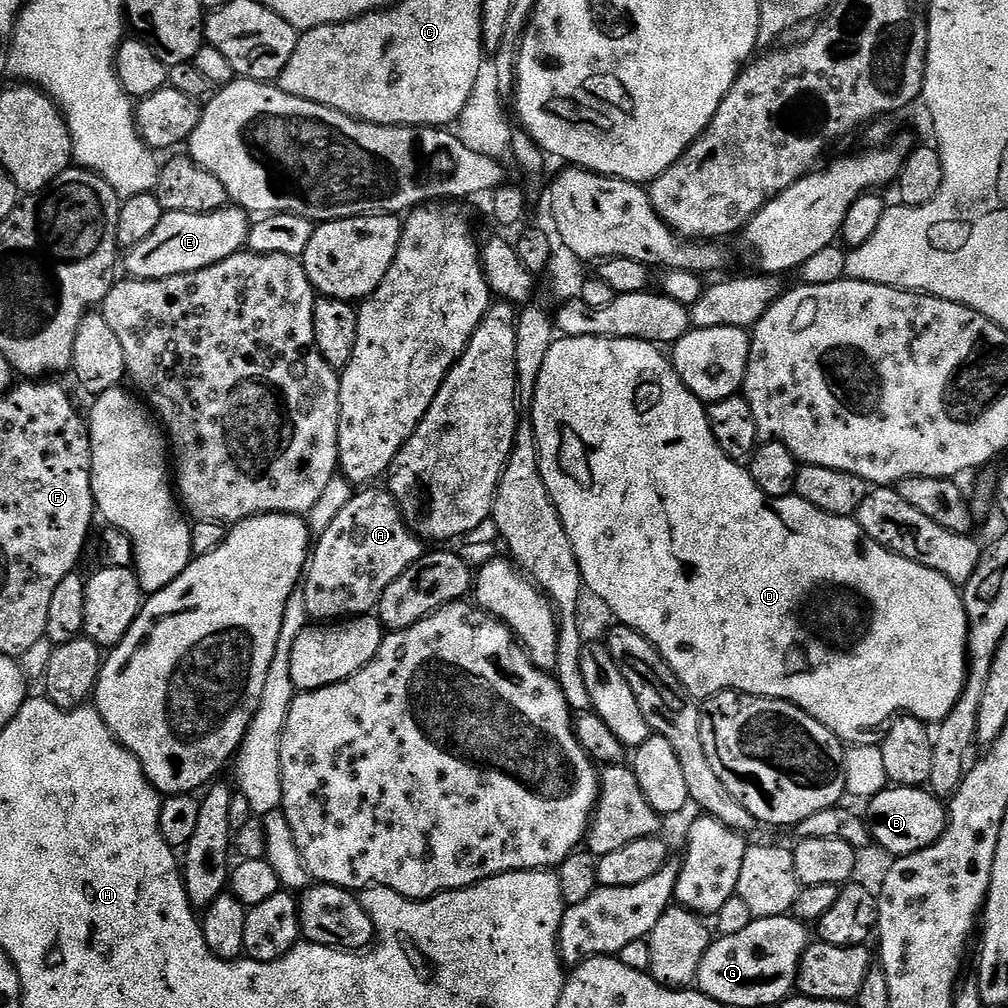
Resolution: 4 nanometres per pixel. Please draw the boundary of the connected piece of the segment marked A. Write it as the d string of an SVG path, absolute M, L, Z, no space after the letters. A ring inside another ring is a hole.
M368 486L348 500L336 512L336 517L329 522L315 541L310 552L308 567L302 577L302 596L304 608L316 622L339 622L353 616L367 616L377 611L382 594L402 570L414 566L418 558L426 551L425 541L408 528L404 515L391 492L380 486Z

